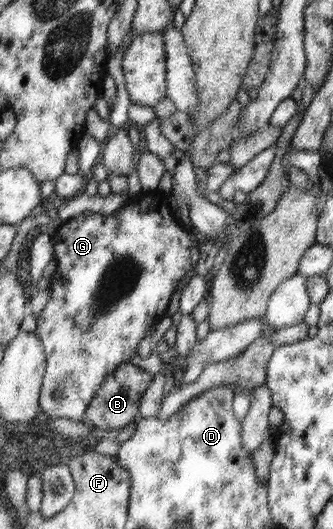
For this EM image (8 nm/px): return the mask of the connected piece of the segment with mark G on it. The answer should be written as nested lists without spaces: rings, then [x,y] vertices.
[[[142,191],[110,215],[81,214],[68,218],[52,233],[56,270],[50,277],[50,299],[36,315],[35,330],[47,353],[39,404],[48,420],[66,418],[80,422],[107,375],[130,361],[140,339],[164,317],[174,293],[172,277],[174,283],[180,281],[198,261],[198,249],[194,249],[194,243],[188,243],[188,233],[176,221],[170,221],[164,203],[166,199],[160,199],[157,192]]]

